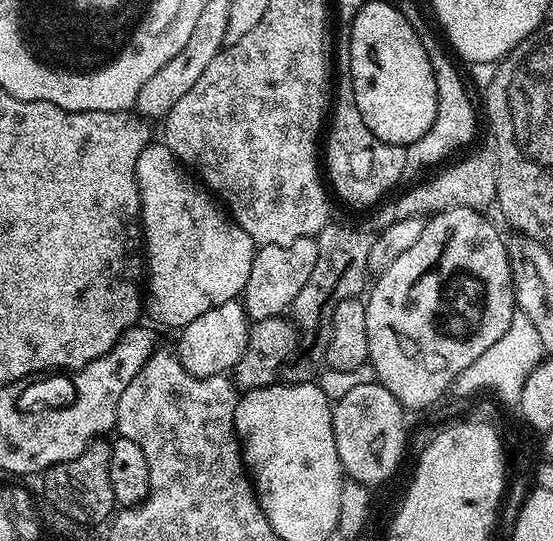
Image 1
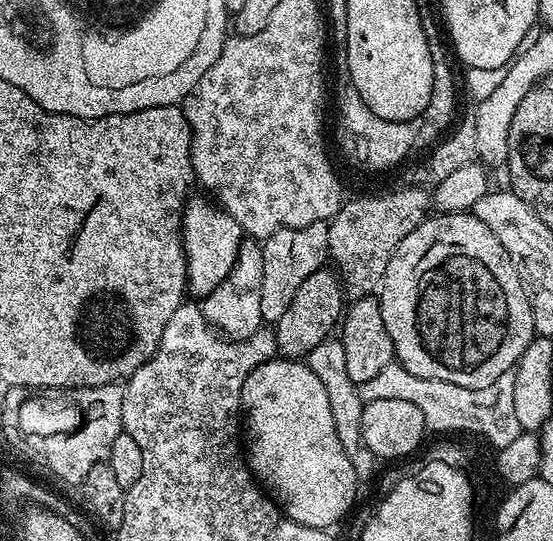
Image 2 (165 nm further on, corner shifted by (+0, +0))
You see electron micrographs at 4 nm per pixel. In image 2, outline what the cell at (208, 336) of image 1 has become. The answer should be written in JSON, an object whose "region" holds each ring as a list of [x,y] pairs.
{"region":[[[248,238],[241,243],[236,265],[230,274],[226,274],[226,278],[222,278],[222,282],[218,282],[218,286],[214,286],[214,290],[210,290],[208,296],[203,297],[200,309],[209,324],[230,340],[244,340],[255,334],[265,323],[262,318],[262,247],[255,239]]]}

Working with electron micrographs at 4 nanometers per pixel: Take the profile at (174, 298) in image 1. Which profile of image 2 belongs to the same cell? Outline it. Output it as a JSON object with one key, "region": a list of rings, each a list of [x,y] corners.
{"region":[[[193,195],[184,205],[184,211],[180,218],[180,232],[184,235],[184,253],[186,254],[186,266],[188,267],[187,291],[203,298],[230,274],[230,270],[236,265],[238,250],[246,233],[234,222],[230,213],[215,203],[203,200],[202,197]]]}

